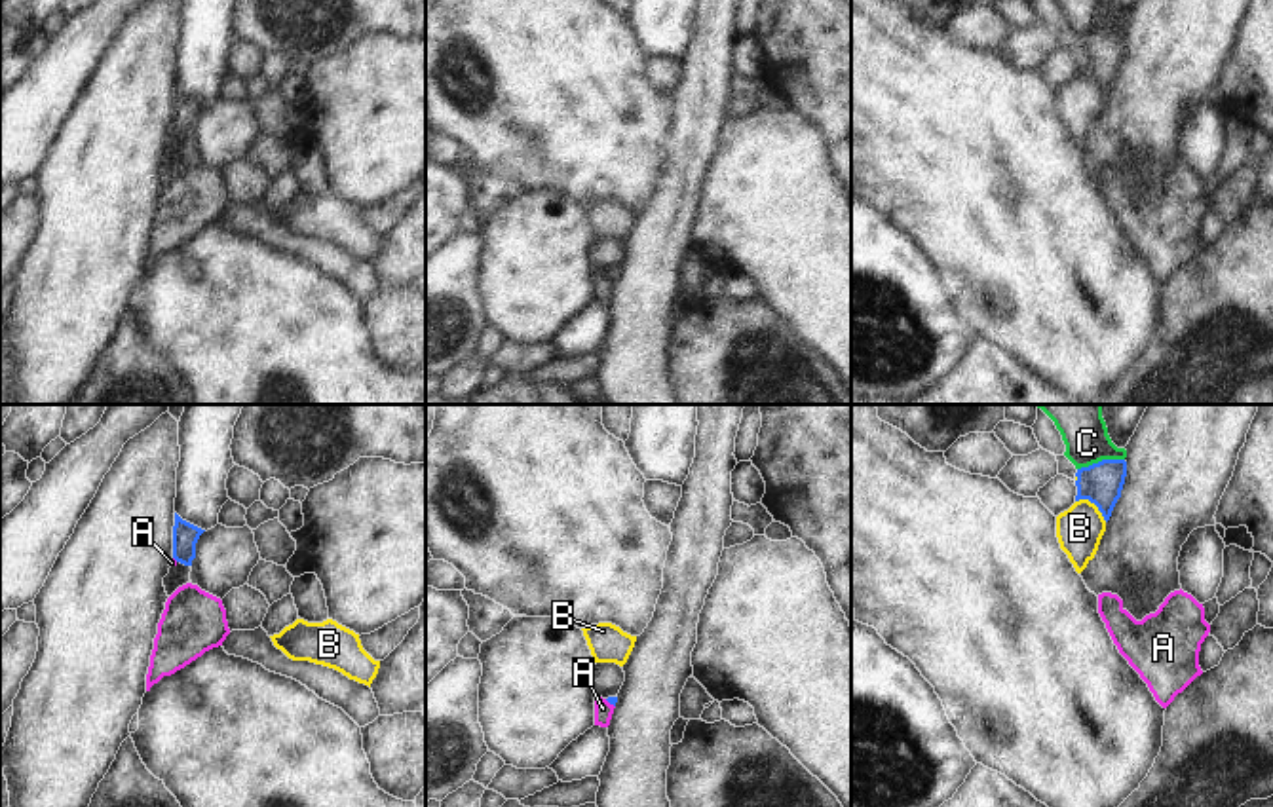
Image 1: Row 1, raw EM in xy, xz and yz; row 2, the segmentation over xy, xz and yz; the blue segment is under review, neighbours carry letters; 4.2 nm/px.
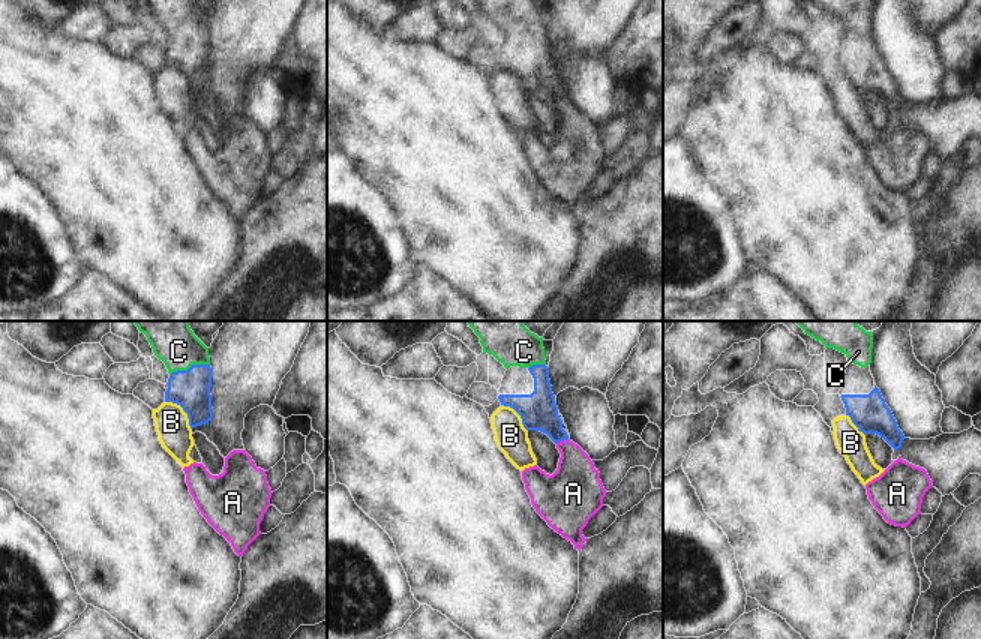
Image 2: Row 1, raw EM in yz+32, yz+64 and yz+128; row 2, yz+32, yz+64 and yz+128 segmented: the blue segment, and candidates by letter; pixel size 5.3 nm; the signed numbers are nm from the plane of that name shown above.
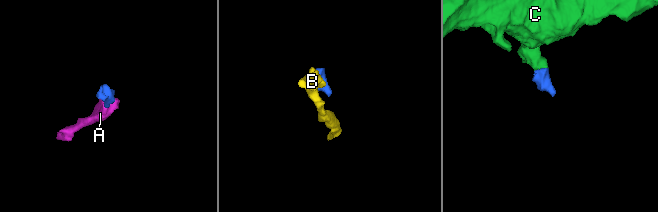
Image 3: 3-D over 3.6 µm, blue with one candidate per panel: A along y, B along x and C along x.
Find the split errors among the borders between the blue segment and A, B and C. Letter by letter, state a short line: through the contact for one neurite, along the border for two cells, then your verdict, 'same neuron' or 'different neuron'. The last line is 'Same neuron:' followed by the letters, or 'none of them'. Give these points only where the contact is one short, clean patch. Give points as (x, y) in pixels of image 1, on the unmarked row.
A: line xz (610, 274), (610, 278), (603, 283); same neuron
B: line yz (1076, 75), (1093, 78), (1106, 95); different neuron
C: line yz (1101, 57), (1102, 35), (1085, 19); same neuron
Same neuron: A, C

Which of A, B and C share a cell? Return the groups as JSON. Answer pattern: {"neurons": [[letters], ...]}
{"neurons": [["A", "C"], ["B"]]}

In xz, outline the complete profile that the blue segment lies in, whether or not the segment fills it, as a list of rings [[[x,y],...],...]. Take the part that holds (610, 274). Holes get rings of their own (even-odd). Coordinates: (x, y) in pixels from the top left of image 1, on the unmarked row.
[[[595,272],[595,300],[608,302],[614,283],[616,283],[618,272]]]

